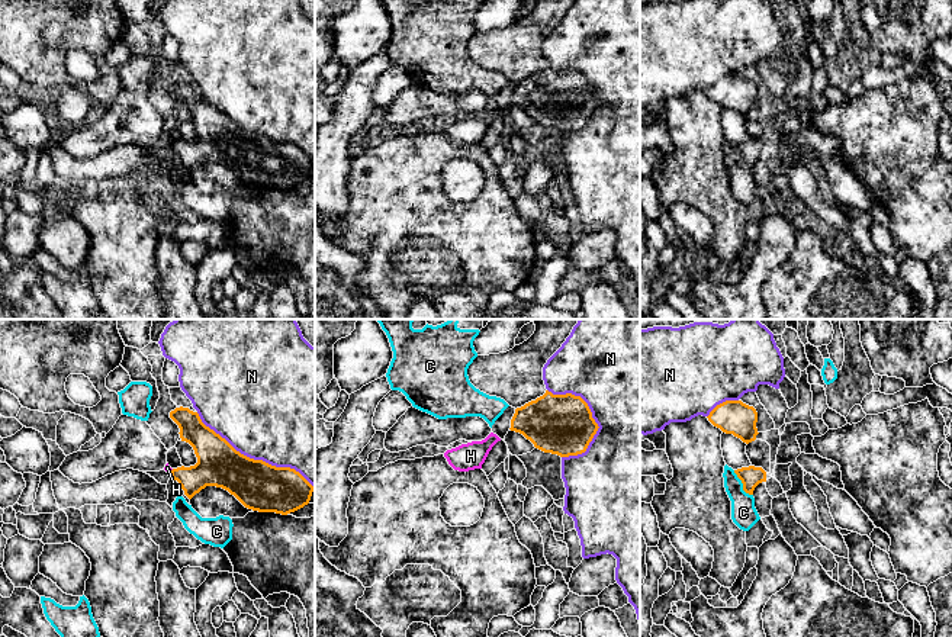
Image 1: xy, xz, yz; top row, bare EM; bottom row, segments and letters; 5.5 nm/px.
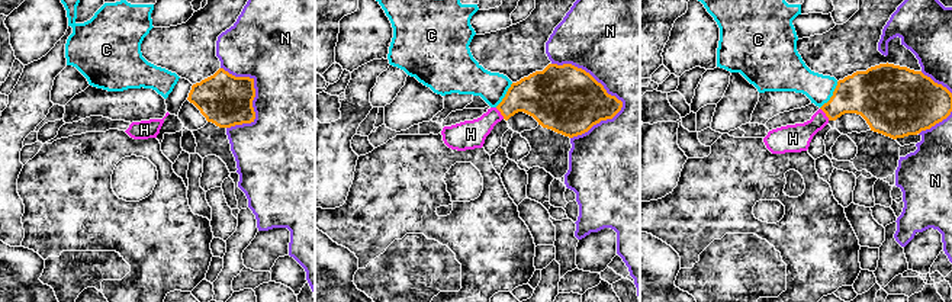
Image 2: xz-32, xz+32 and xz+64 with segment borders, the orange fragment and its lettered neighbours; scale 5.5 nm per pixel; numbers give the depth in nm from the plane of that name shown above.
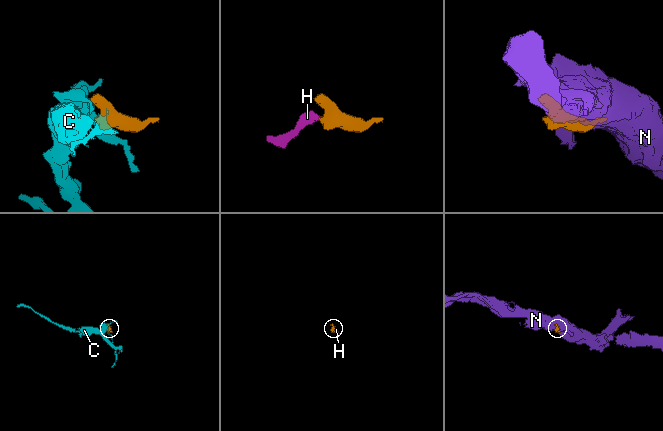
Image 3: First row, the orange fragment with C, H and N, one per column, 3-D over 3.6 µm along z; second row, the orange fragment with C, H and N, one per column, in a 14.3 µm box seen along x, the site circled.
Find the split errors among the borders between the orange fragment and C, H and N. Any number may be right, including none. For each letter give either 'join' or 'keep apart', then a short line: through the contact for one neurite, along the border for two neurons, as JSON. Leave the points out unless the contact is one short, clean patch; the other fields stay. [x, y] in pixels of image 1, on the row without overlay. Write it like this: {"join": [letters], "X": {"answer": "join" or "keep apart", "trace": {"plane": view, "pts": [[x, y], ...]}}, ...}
{"join": ["H"], "C": {"answer": "keep apart"}, "H": {"answer": "join", "trace": {"plane": "xy", "pts": [[215, 141], [203, 148], [171, 148], [167, 142]]}}, "N": {"answer": "keep apart"}}

